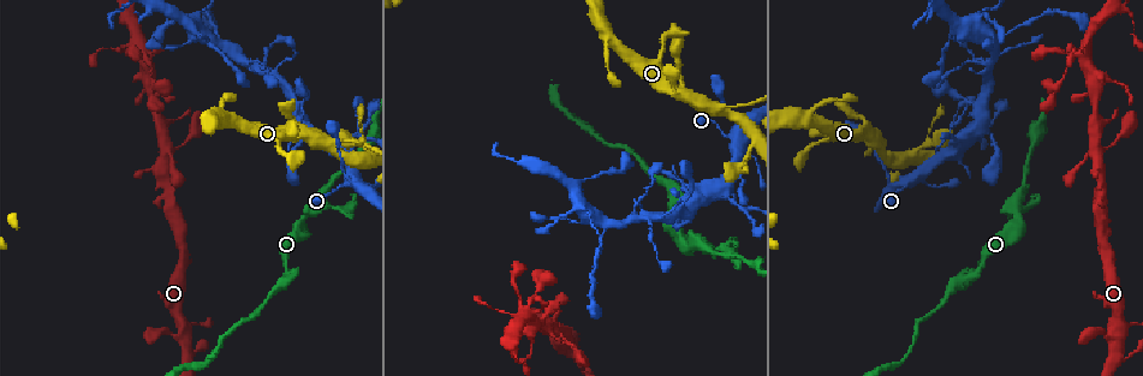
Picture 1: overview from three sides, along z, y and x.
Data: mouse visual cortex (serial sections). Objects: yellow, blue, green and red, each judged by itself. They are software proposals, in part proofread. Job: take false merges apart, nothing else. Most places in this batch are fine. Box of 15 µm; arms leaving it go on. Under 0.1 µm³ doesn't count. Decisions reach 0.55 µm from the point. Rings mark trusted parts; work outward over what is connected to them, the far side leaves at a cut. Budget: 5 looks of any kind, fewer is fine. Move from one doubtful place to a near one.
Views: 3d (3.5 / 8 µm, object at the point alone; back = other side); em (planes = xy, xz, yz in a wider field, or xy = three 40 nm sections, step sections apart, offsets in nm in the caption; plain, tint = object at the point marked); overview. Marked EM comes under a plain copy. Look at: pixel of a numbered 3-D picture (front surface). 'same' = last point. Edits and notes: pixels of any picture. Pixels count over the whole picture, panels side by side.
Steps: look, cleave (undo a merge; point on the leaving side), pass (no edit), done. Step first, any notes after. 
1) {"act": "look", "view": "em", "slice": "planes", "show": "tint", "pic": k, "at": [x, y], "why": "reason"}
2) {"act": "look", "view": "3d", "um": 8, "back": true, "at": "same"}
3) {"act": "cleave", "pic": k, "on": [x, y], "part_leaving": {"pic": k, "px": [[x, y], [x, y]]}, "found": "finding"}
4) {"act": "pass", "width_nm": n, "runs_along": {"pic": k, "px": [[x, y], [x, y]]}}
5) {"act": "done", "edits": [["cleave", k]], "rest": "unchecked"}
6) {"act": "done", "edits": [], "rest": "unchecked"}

{"act": "look", "view": "3d", "um": 8, "pic": 1, "at": [1016, 202], "why": "arms part here"}

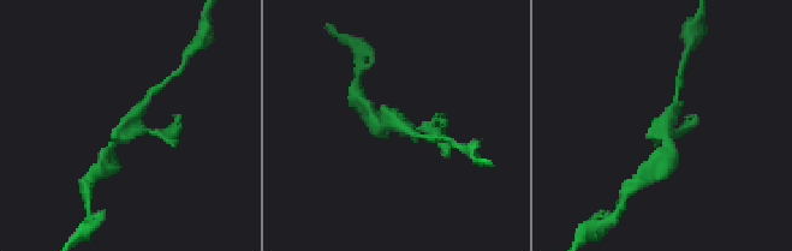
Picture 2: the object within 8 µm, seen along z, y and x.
{"act": "look", "view": "em", "slice": "xy", "step": 2, "show": "tint", "pic": 2, "at": [398, 124], "why": "shape alone is not enough"}

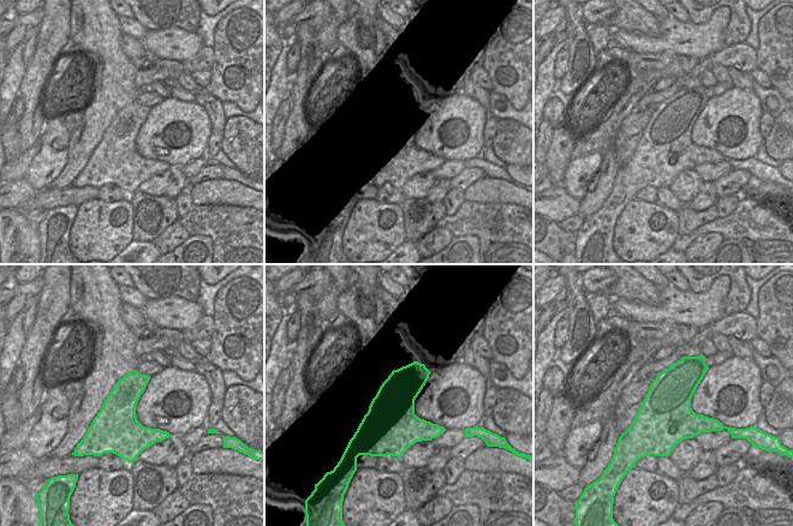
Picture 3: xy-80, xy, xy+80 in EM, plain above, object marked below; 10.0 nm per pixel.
{"act": "pass", "width_nm": 500, "runs_along": {"pic": 2, "px": [[106, 151], [148, 99]]}, "found": "one cell here"}

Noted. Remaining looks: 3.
{"act": "look", "view": "em", "slice": "xy", "step": 1, "show": "tint", "pic": 1, "at": [730, 137], "why": "branch point"}

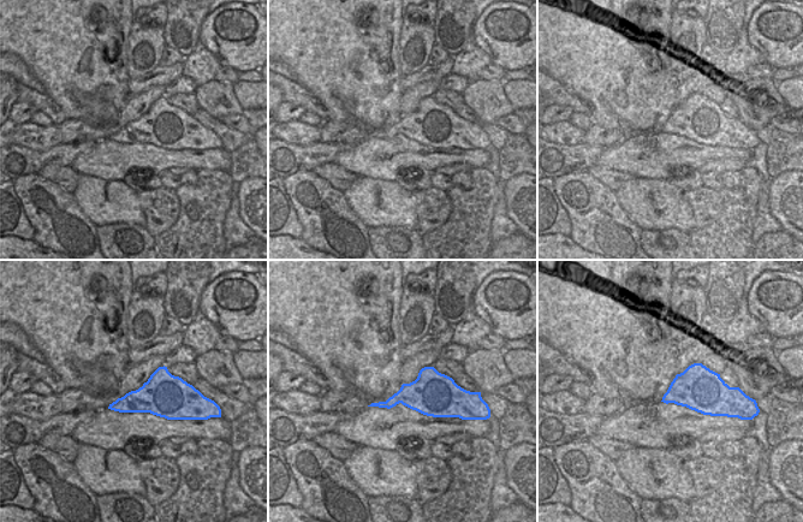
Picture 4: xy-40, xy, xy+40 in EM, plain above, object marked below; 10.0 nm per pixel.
{"act": "look", "view": "3d", "um": 3.5, "at": "same", "why": "see where the arms go"}

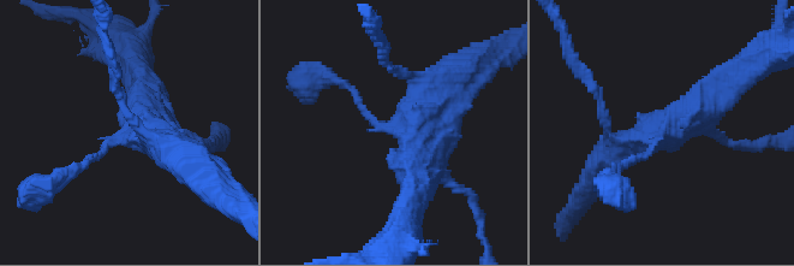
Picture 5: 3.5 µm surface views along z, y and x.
{"act": "pass", "found": "continuous, no second cell"}

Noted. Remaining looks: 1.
{"act": "done", "edits": [], "rest": "unchecked"}

